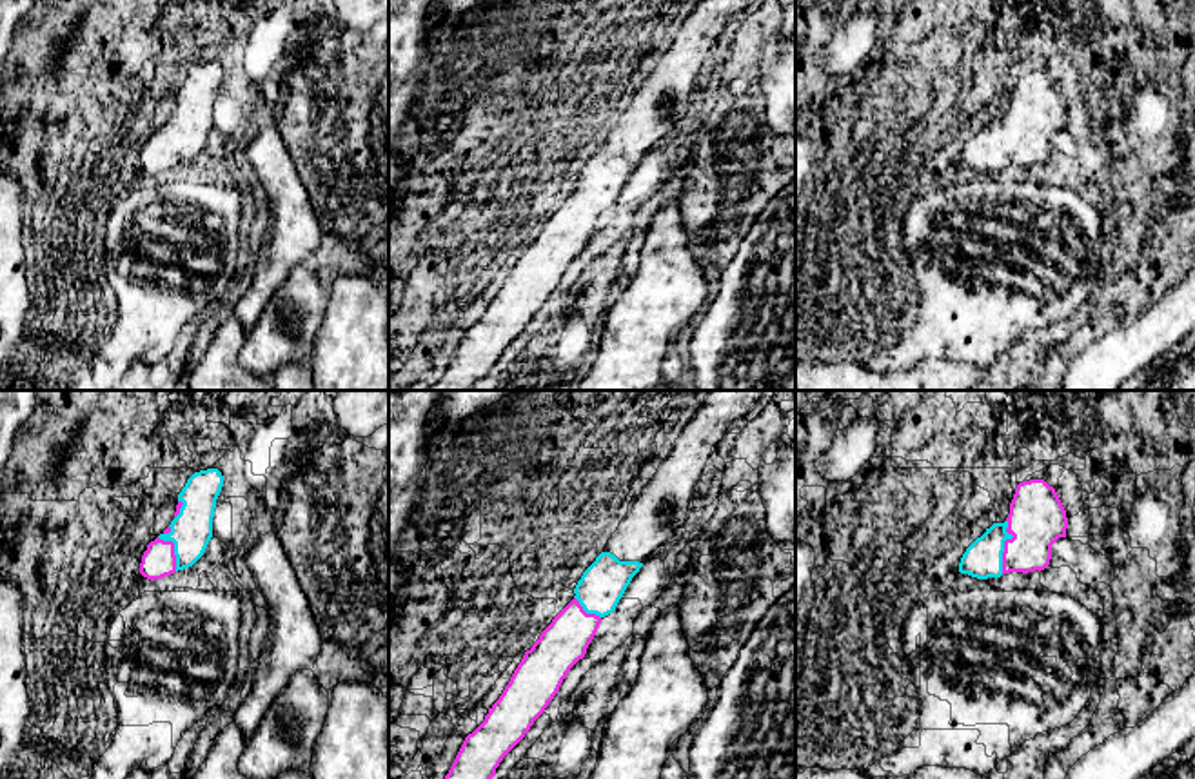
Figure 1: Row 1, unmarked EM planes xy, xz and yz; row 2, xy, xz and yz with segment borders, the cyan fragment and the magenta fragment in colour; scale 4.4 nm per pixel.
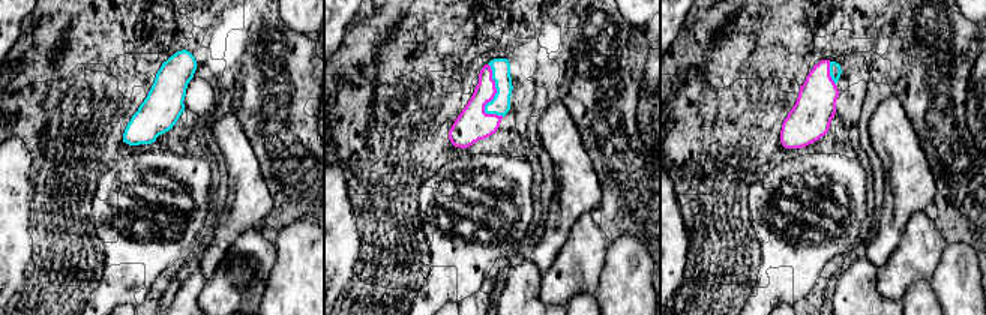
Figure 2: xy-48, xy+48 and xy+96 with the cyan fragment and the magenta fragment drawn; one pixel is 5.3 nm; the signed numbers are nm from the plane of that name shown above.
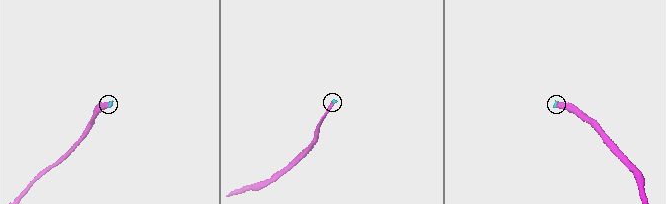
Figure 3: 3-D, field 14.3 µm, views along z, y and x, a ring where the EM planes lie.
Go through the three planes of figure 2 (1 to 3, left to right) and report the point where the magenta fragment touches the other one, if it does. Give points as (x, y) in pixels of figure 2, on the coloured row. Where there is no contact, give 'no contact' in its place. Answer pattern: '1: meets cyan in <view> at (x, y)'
1: no contact
2: meets cyan in xy+48 at (494, 96)
3: meets cyan in xy+96 at (830, 74)

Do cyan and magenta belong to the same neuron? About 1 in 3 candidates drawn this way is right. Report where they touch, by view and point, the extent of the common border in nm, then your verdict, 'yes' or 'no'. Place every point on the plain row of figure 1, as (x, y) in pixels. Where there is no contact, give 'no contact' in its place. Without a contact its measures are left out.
meets cyan in yz at (1003, 138); contact 240 nm long; yes

